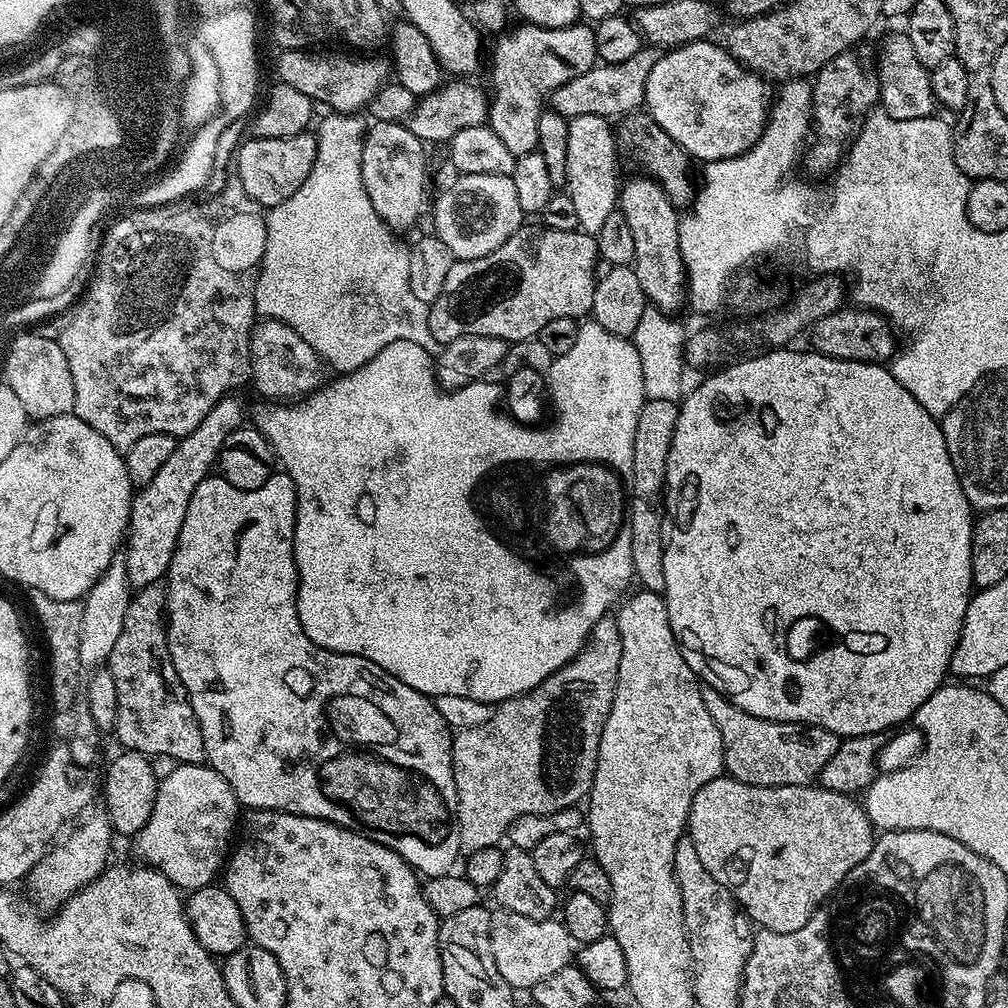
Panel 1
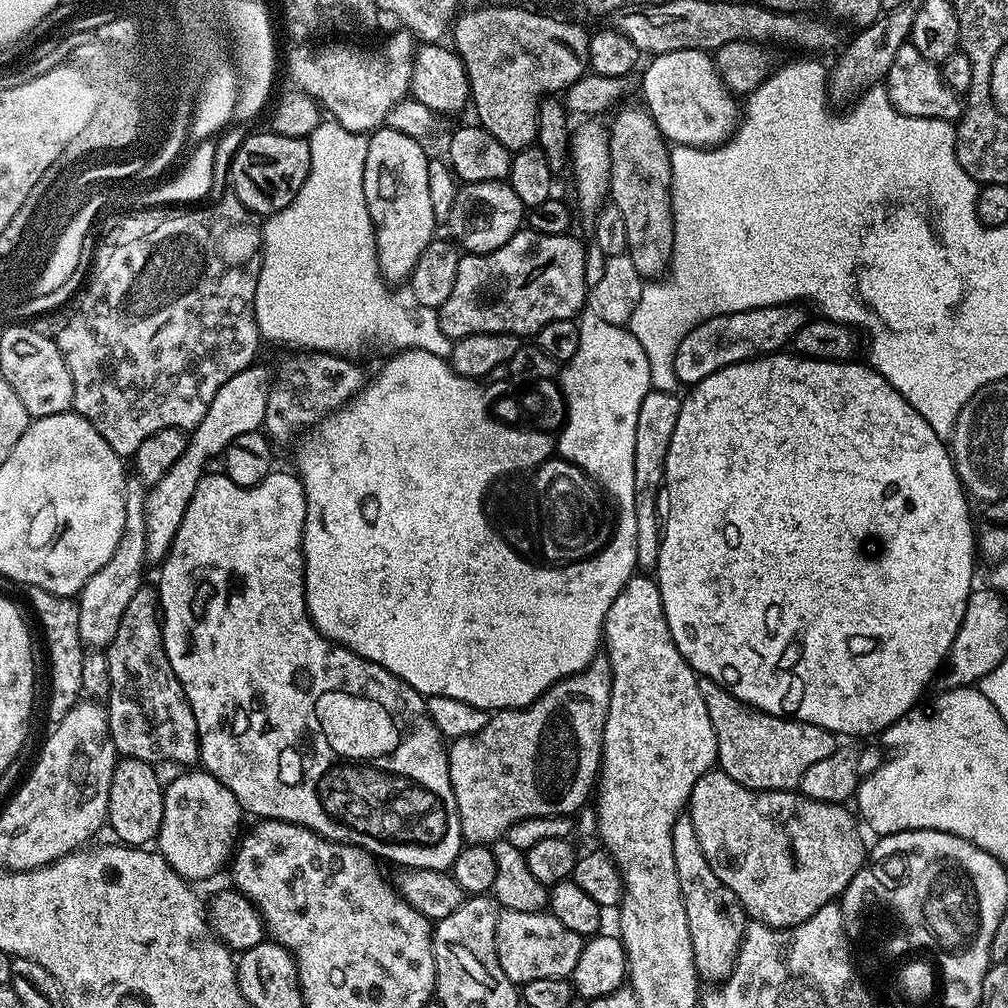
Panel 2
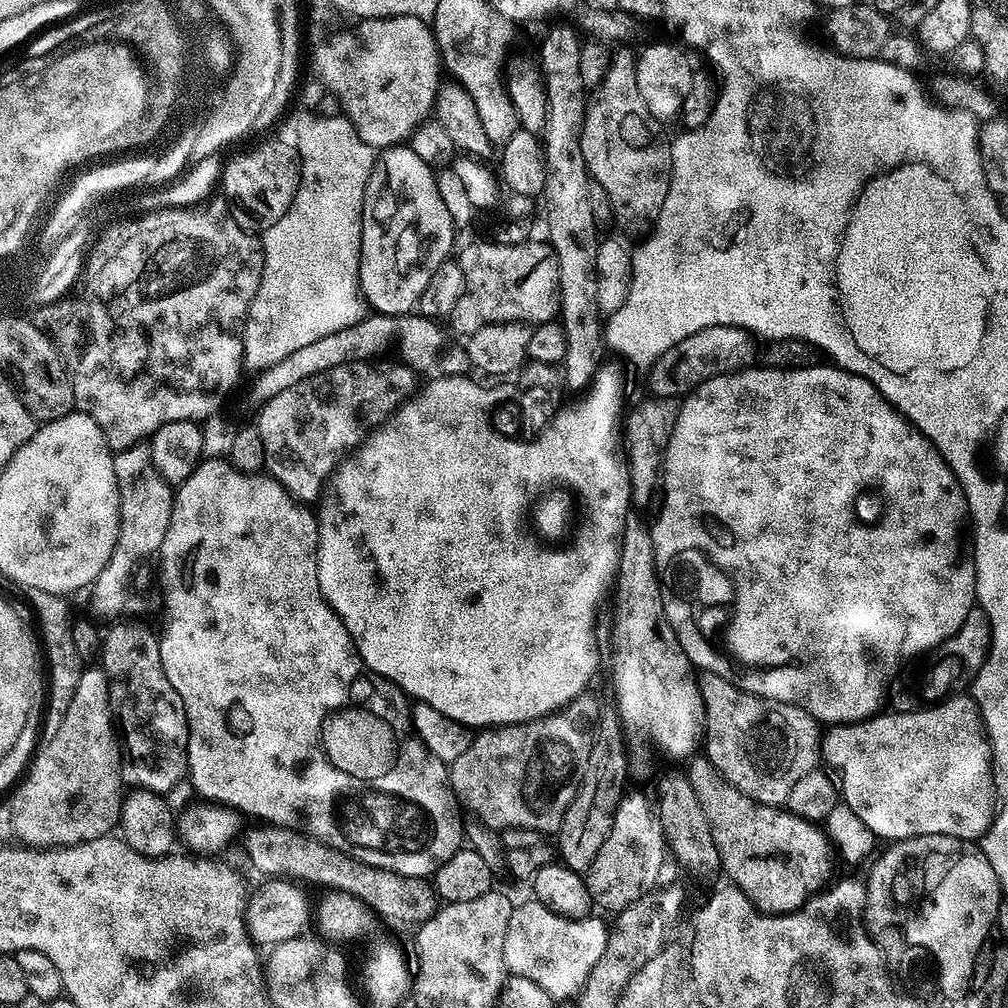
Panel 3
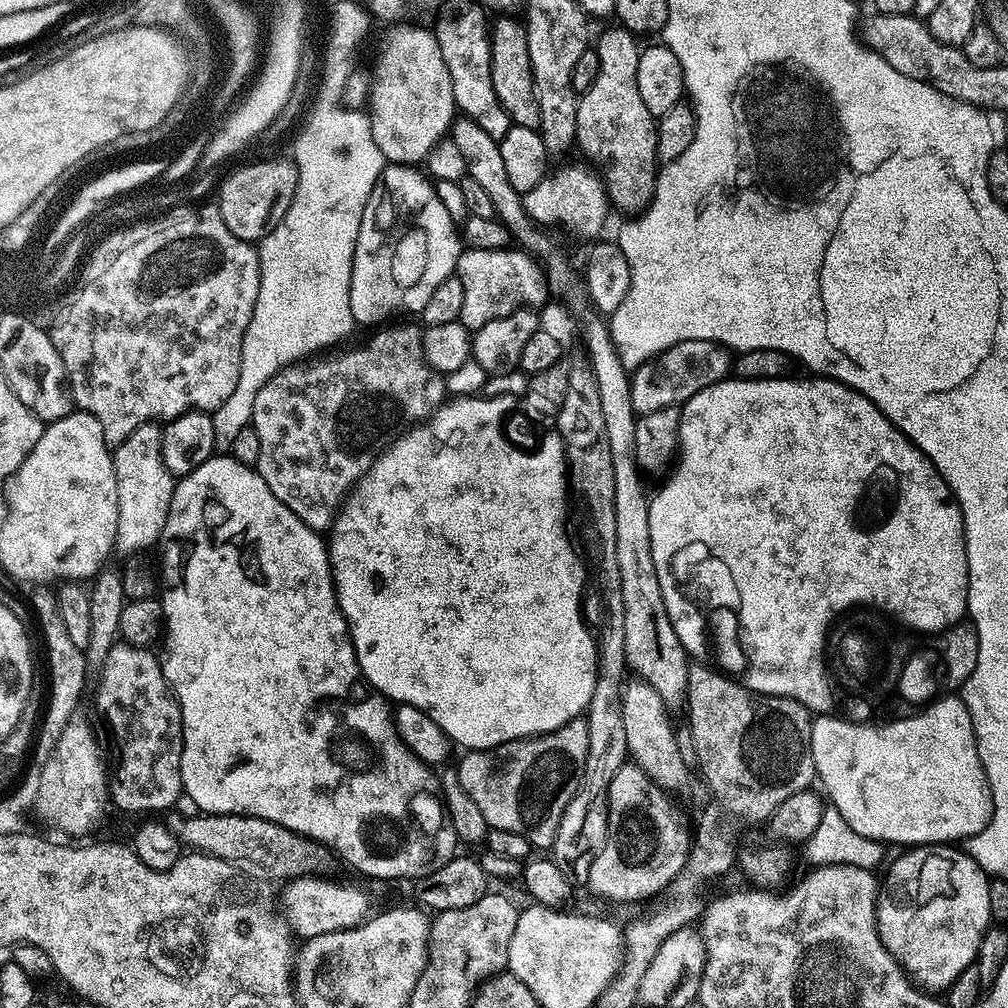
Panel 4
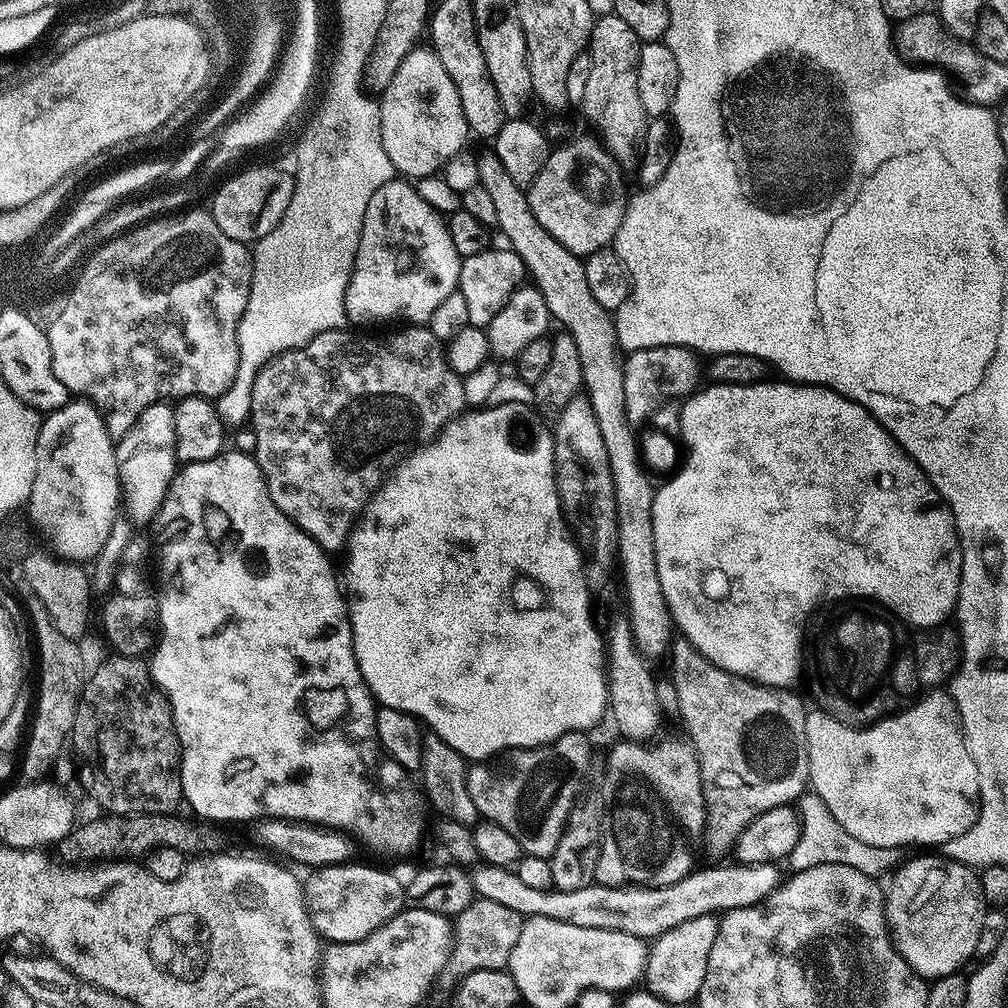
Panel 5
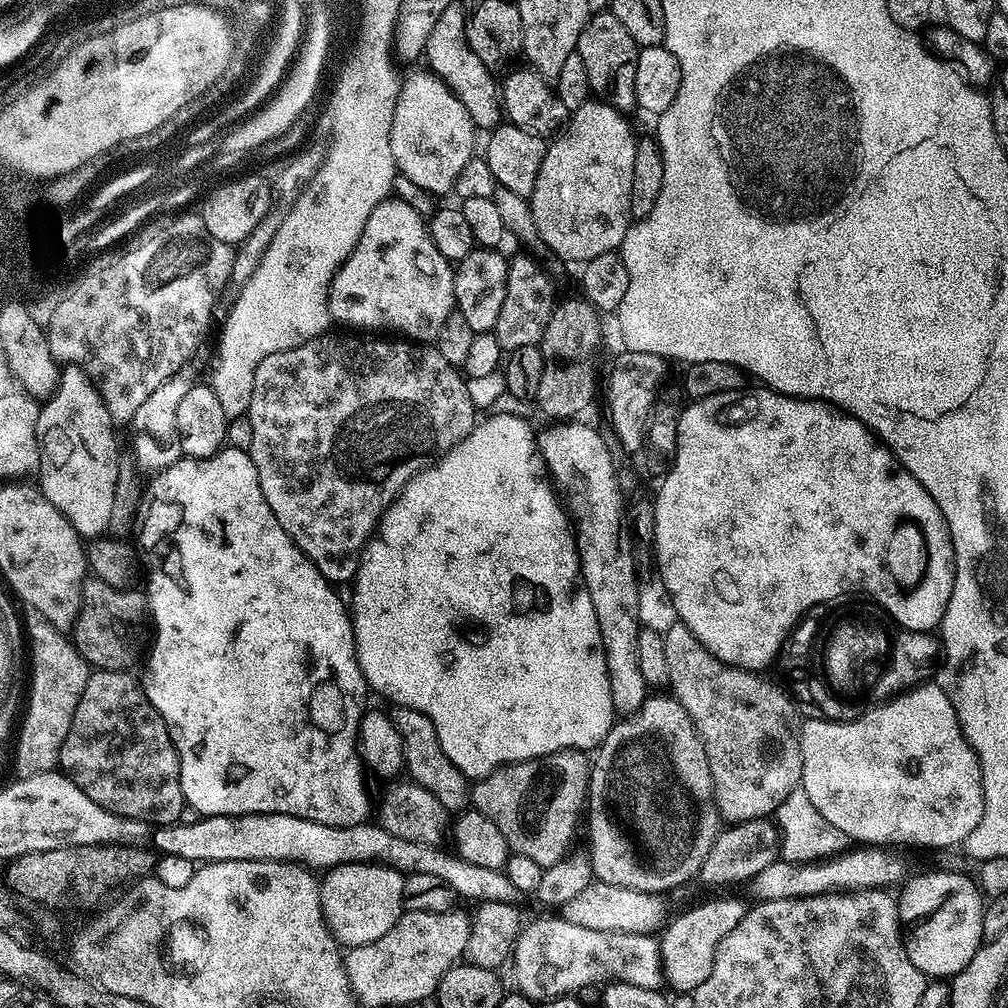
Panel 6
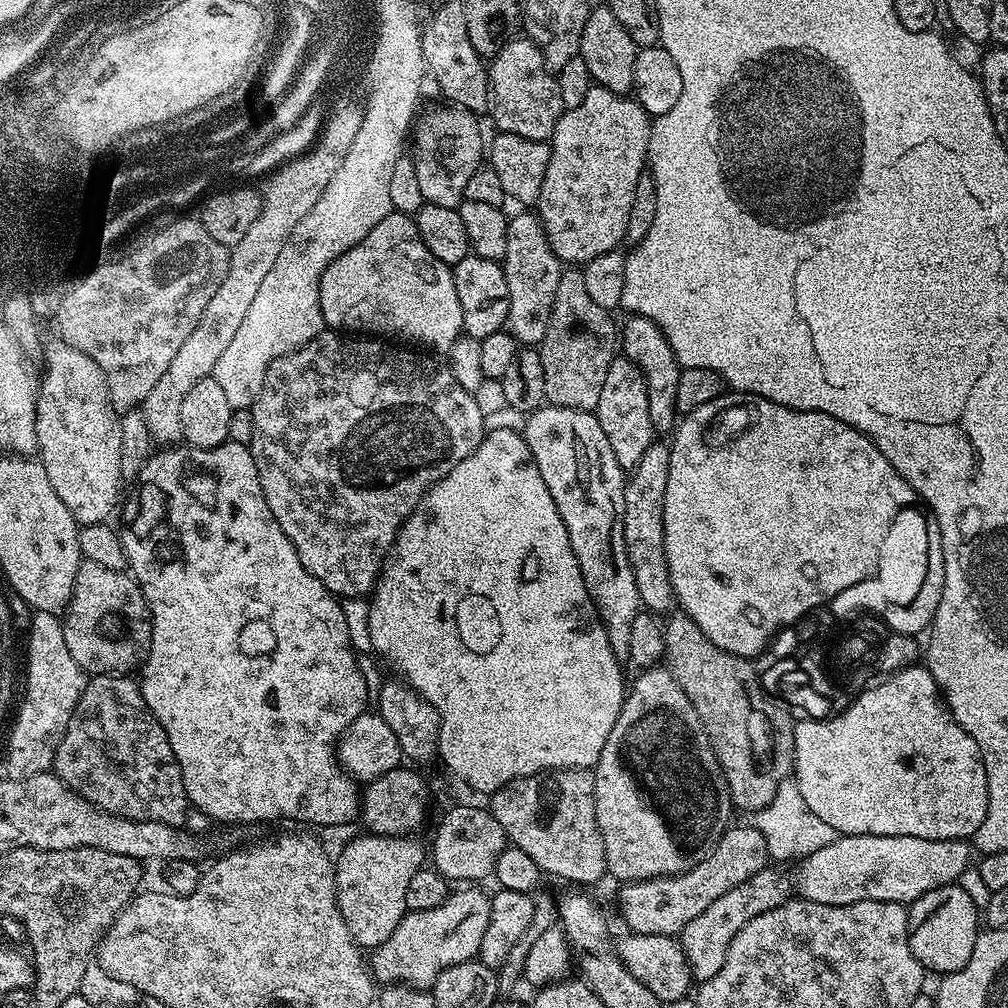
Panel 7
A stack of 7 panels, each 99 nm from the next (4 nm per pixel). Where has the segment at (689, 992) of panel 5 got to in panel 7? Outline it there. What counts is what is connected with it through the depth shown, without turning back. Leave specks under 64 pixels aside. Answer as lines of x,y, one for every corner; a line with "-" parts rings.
766,866
758,874
746,878
734,890
726,890
722,898
718,898
712,905
706,906
694,922
690,922
678,939
684,948
688,964
692,968
693,977
703,982
714,978
718,970
722,970
722,962
726,962
726,950
730,950
730,942
750,922
750,918
758,918
758,914
766,914
766,910
774,910
779,904
784,903
790,896
790,880
780,872
775,872
772,866

